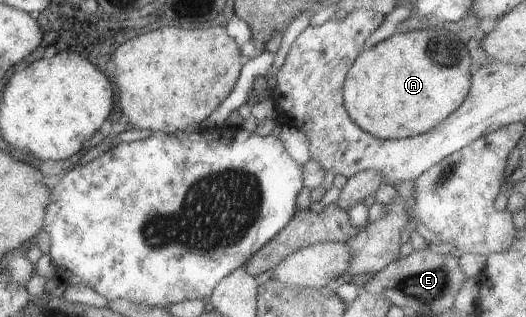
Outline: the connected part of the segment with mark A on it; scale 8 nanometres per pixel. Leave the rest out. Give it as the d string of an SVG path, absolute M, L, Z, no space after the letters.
M442 26L406 33L396 31L374 47L362 50L354 58L342 87L344 110L361 131L380 140L398 140L425 133L454 112L466 98L471 89L470 65L471 59L465 44Z

